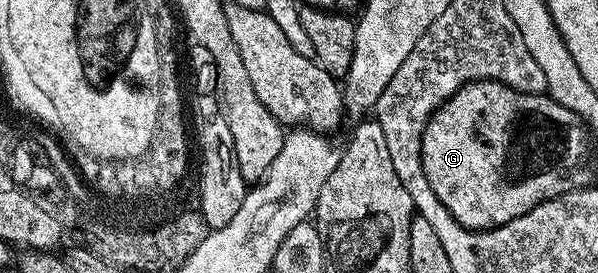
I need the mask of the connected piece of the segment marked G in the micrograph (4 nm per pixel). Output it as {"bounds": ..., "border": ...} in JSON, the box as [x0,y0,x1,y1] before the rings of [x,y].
{"bounds":[421,81,556,229],"border":[[[471,81],[468,85],[460,87],[432,115],[423,132],[421,143],[425,177],[429,179],[429,187],[433,187],[433,195],[437,195],[441,203],[445,203],[449,215],[453,215],[457,223],[461,223],[467,229],[494,229],[525,215],[540,201],[548,200],[549,195],[556,192],[556,179],[552,176],[536,177],[535,181],[526,181],[522,185],[504,184],[498,177],[503,163],[503,153],[507,148],[507,128],[510,128],[511,118],[518,110],[533,107],[546,109],[548,105],[546,96],[519,93],[516,89],[501,84],[500,81]]]}

